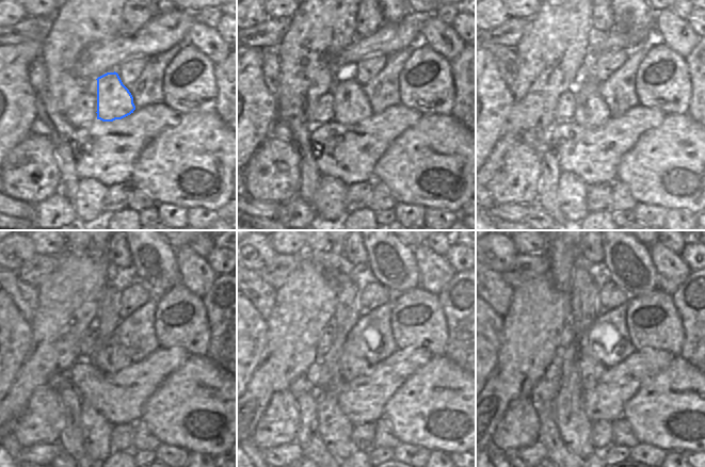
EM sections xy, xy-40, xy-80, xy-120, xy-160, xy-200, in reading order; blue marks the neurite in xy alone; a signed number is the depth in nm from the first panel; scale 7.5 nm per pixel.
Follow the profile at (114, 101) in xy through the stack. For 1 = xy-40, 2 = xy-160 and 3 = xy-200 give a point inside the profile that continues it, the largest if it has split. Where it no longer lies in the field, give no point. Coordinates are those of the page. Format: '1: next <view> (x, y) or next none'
1: next xy-40 (352, 106)
2: next xy-160 (351, 367)
3: next xy-200 (590, 370)

